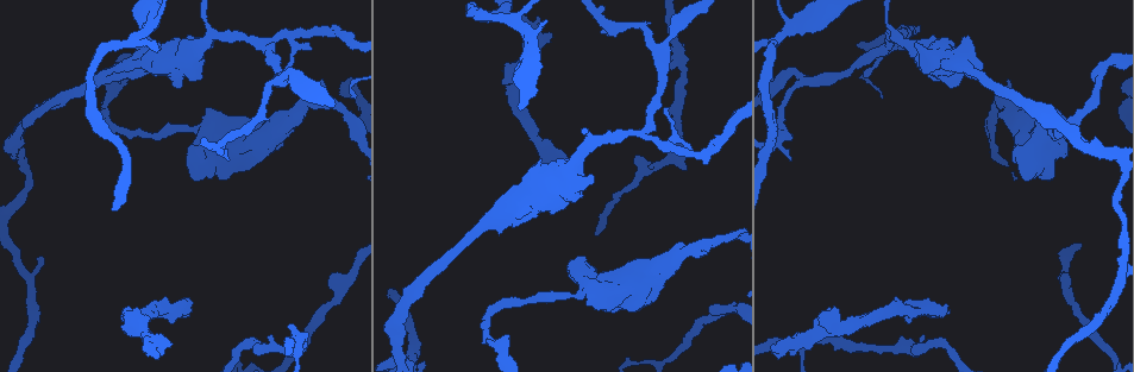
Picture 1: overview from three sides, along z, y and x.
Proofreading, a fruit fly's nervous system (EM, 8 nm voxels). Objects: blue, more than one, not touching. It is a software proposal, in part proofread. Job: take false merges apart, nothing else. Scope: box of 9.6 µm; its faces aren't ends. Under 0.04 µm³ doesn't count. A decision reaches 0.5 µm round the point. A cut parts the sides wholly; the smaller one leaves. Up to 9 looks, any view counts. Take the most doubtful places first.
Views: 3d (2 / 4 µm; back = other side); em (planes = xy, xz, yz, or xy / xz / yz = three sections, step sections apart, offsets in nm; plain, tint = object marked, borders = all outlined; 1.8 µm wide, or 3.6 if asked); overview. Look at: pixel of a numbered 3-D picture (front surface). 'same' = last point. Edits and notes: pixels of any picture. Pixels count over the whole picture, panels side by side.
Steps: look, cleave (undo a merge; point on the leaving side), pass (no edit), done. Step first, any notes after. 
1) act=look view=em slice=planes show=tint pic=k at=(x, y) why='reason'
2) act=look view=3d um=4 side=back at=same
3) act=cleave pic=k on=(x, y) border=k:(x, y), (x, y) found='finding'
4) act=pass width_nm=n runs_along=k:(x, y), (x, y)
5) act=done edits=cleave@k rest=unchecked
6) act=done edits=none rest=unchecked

act=look view=3d um=2 side=back pic=1 at=(832, 321) why='arms part here'

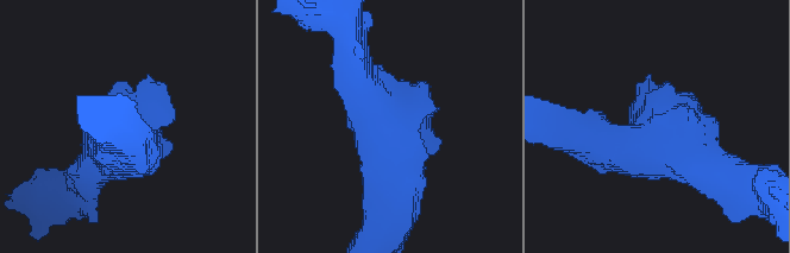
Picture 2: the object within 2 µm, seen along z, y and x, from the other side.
act=look view=em slice=planes show=tint pic=2 at=(387, 121) why='now the EM'

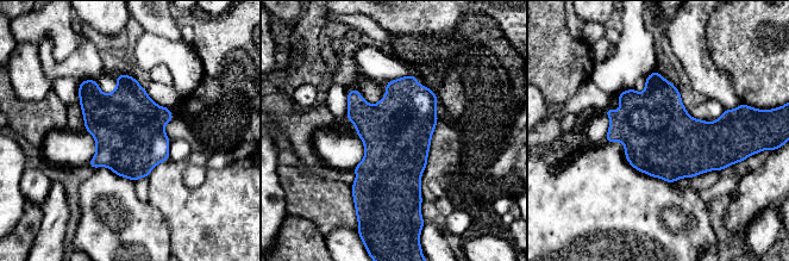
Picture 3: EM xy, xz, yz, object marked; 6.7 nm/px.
act=pass found='one cell here'

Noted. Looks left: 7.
act=look view=3d um=2 pic=1 at=(966, 64) why='sudden change in width'

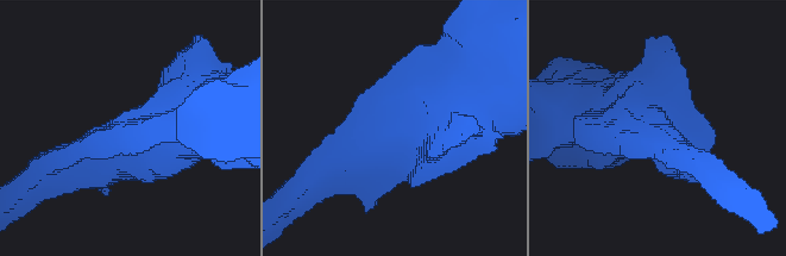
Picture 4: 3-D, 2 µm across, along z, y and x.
act=look view=em um=3.6 slice=xz step=16 show=tint pic=4 at=(112, 132) why='shape alone is not enough'

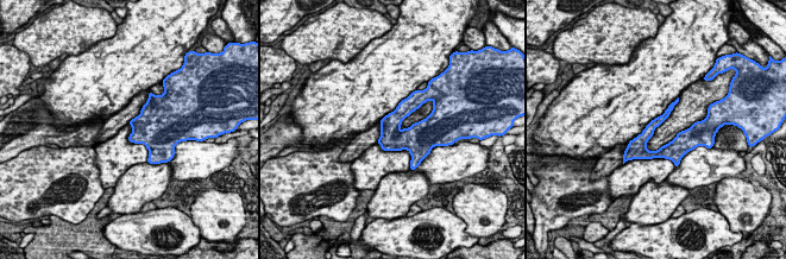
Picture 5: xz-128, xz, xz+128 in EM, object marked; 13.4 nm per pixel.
act=look view=em um=3.6 slice=planes show=borders at=same

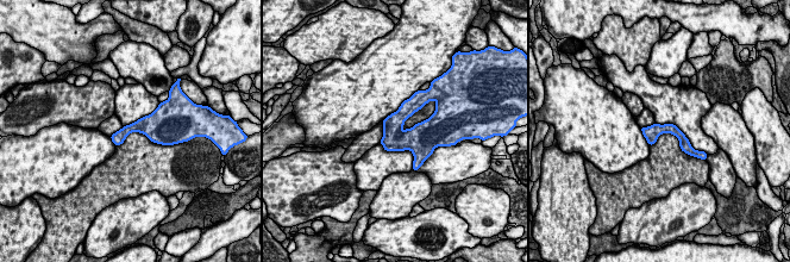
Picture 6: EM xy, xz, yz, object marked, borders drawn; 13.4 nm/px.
act=pass found='continuous, no second cell'

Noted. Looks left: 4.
act=look view=3d um=4 pic=1 at=(576, 157) why='calibre changes'

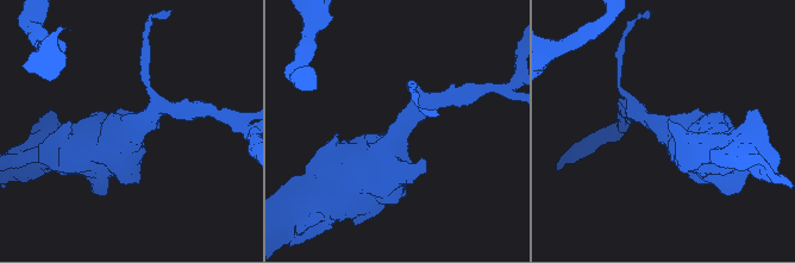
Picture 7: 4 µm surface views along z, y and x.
act=look view=em um=3.6 slice=planes show=tint pic=7 at=(132, 132) why='shape alone is not enough'

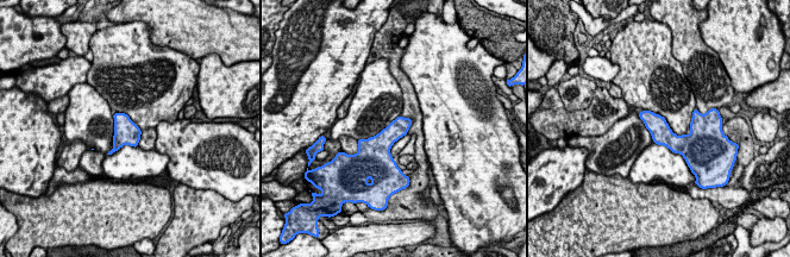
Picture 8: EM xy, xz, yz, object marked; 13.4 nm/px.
act=pass runs_along=8:(643, 114), (670, 139), (695, 130) found='one cell here'

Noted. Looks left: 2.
act=look view=em um=3.6 slice=planes show=tint pic=1 at=(599, 287) why='sudden change in width'

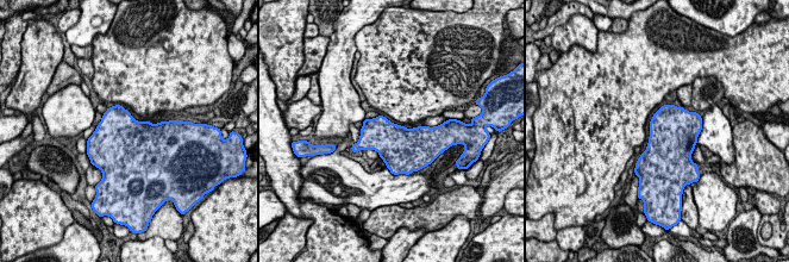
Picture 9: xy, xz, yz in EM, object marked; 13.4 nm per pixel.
act=pass found='all the same cell'

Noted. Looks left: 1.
act=done edits=none rest=unchecked

